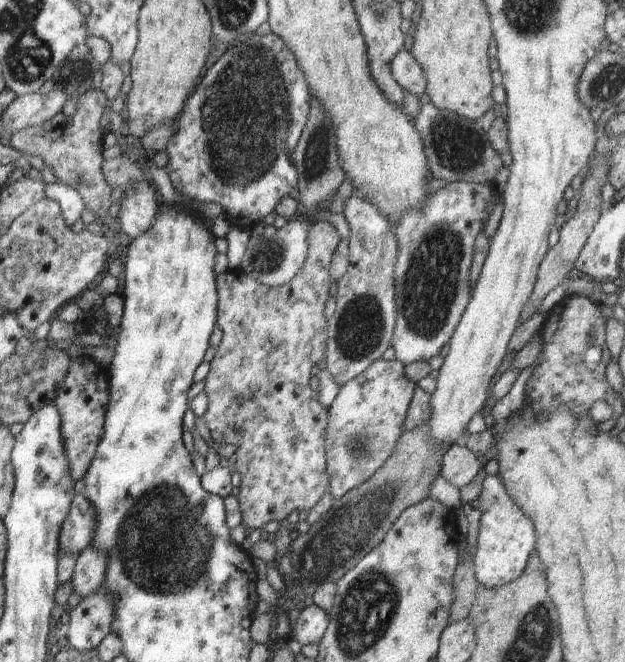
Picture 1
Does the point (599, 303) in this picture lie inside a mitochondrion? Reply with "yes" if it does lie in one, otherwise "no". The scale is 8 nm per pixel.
no

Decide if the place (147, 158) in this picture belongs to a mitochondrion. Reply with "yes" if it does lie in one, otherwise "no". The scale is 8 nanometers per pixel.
no

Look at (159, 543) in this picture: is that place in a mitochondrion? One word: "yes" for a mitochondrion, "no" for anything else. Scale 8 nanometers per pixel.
yes

